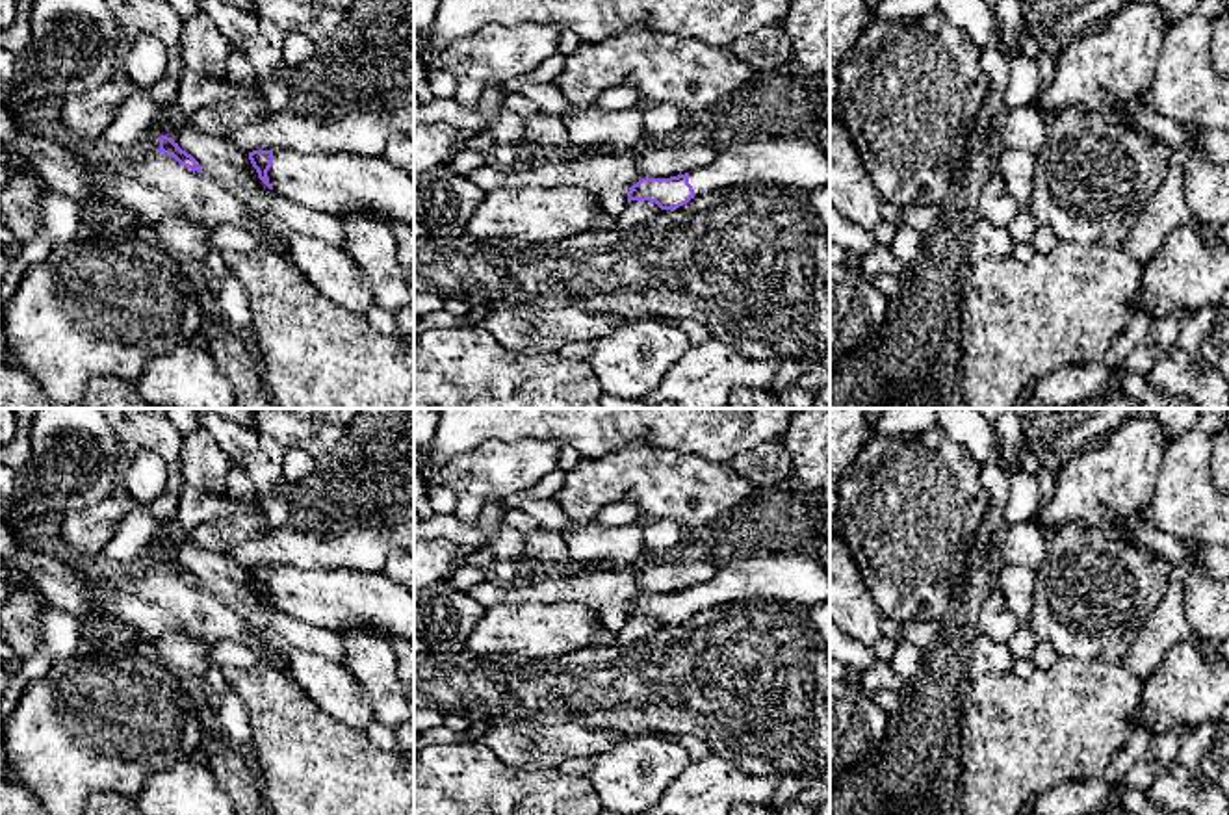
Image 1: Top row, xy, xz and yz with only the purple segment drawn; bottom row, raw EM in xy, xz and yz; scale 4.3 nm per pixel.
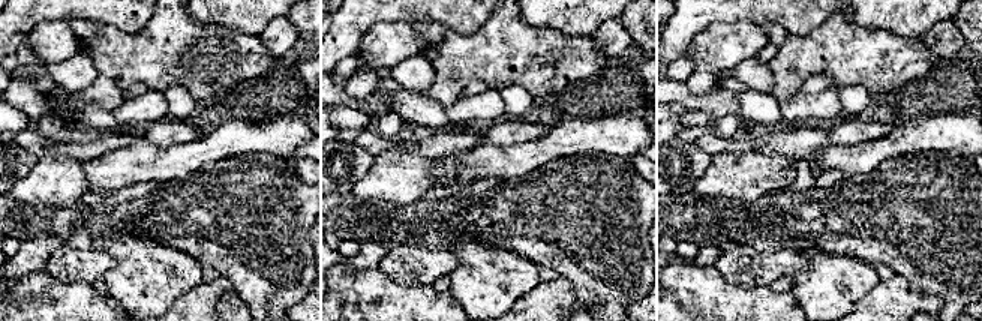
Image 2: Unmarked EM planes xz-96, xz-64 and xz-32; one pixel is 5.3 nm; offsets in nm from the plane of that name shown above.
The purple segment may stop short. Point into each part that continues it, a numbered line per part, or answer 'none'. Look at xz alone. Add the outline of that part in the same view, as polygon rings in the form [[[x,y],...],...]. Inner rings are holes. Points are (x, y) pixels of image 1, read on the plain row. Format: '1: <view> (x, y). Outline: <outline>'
1: xz (797, 578). Outline: [[[776,553],[735,559],[715,577],[689,589],[694,613],[756,598],[809,607],[830,603],[830,572],[815,555]]]

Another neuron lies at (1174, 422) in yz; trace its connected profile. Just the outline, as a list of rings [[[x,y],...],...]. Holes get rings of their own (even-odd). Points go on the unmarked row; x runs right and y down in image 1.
[[[1151,408],[1149,416],[1158,423],[1166,438],[1175,438],[1192,429],[1199,408]]]

